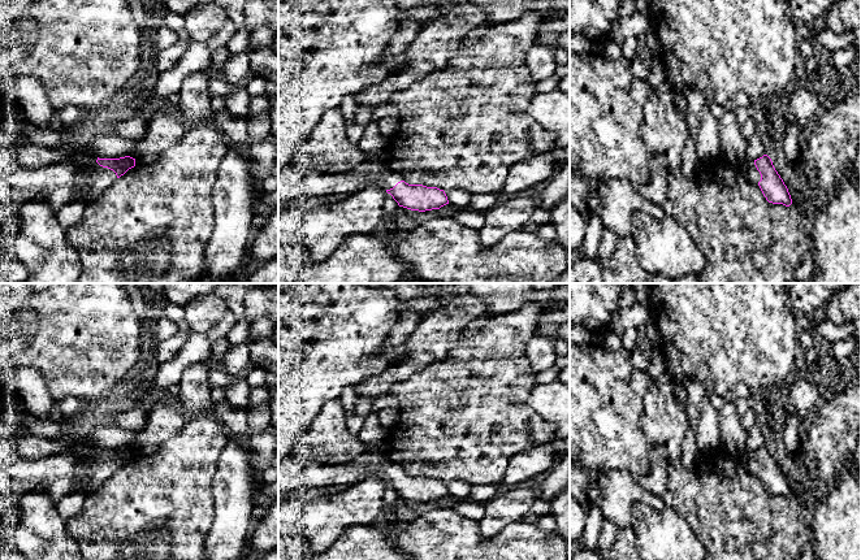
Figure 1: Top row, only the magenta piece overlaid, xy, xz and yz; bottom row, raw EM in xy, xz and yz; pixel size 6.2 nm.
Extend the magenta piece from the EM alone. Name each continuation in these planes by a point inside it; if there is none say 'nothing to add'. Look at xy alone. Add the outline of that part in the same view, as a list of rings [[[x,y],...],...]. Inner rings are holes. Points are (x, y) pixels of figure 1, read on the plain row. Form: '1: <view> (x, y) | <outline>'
1: xy (82, 470) | [[[83,447],[39,460],[0,464],[0,516],[14,515],[22,495],[46,491],[56,503],[70,492],[96,491],[117,470],[113,461]]]

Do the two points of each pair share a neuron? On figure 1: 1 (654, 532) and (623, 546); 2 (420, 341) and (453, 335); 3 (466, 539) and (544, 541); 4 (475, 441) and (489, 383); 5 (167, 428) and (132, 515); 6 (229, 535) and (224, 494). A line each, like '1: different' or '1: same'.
1: different
2: same
3: same
4: same
5: different
6: same

